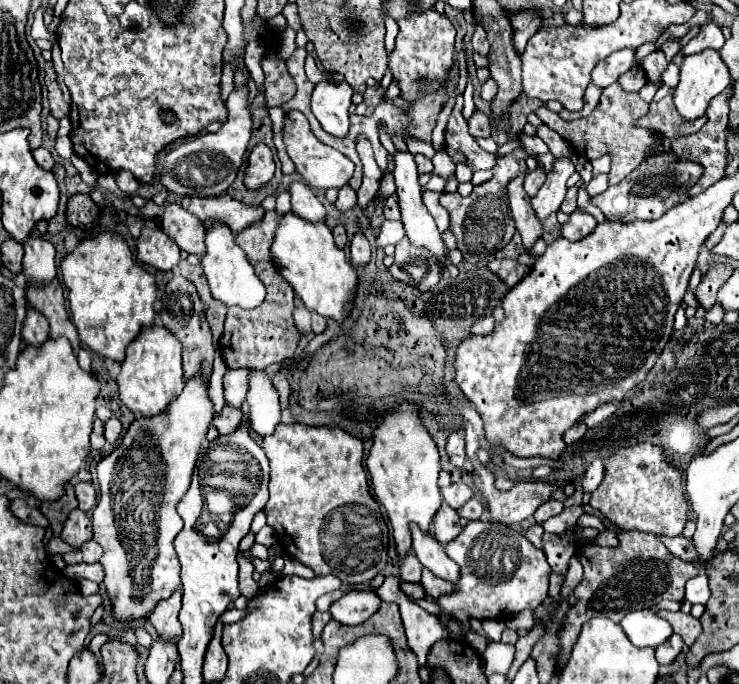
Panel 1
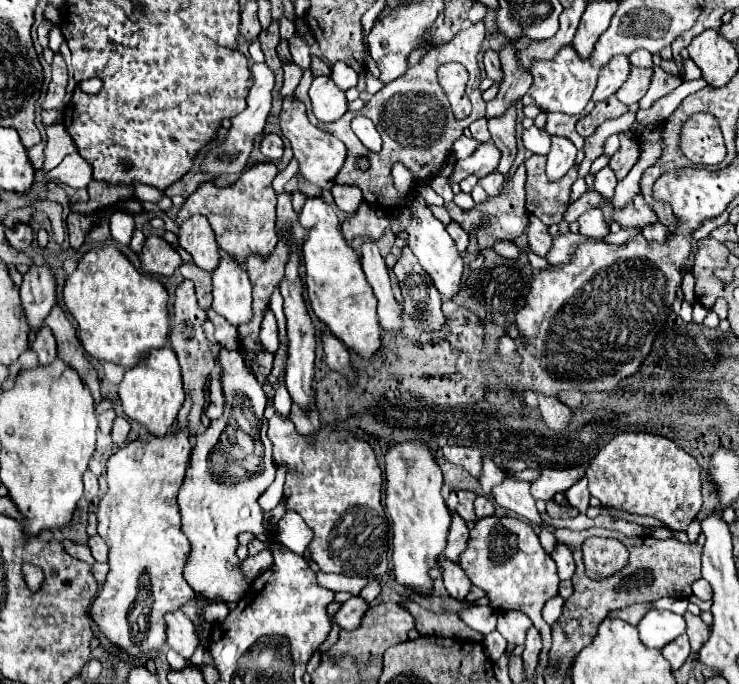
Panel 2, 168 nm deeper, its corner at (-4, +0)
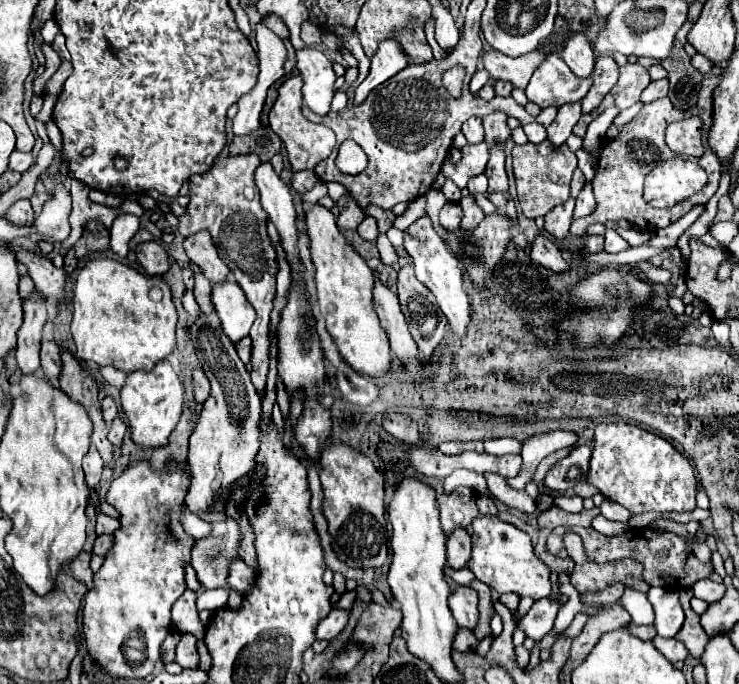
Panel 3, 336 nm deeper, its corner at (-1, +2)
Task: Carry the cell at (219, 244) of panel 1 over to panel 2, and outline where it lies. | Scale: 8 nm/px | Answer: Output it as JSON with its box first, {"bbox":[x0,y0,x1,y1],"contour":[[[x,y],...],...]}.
{"bbox":[212,252,252,326],"contour":[[[220,252],[220,264],[216,266],[216,270],[212,272],[212,308],[224,316],[230,324],[238,326],[242,322],[248,322],[252,318],[252,282],[248,272],[242,268],[242,264],[238,264],[232,256],[228,256],[226,252]]]}

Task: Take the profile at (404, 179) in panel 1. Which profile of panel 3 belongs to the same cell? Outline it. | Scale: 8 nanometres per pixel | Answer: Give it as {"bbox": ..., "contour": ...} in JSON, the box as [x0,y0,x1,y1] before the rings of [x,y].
{"bbox":[403,216,471,338],"contour":[[[427,216],[419,218],[417,222],[413,222],[413,224],[405,230],[405,244],[403,244],[403,246],[405,246],[405,250],[411,254],[411,258],[413,258],[413,262],[415,262],[415,276],[417,276],[417,280],[419,280],[421,284],[425,284],[425,286],[433,292],[433,296],[435,296],[435,300],[437,300],[441,312],[445,314],[445,318],[447,318],[447,322],[449,322],[451,332],[453,332],[457,338],[463,338],[465,332],[467,332],[467,326],[469,326],[471,318],[469,318],[469,298],[467,298],[467,292],[465,292],[465,288],[463,288],[461,260],[457,260],[457,258],[453,256],[453,252],[451,252],[449,246],[445,244],[445,240],[433,230],[431,220],[429,220]]]}

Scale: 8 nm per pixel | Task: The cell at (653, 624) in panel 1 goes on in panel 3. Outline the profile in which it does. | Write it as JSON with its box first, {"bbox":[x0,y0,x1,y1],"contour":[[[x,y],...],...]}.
{"bbox":[649,590,683,638],"contour":[[[649,590],[649,602],[655,608],[655,628],[663,638],[673,638],[683,624],[683,608],[677,590]]]}

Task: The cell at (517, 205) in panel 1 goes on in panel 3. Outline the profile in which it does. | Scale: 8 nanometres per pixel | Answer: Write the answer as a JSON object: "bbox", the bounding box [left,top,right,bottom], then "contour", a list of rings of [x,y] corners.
{"bbox":[531,238,569,274],"contour":[[[535,238],[531,244],[531,258],[555,274],[569,272],[569,264],[563,260],[557,244],[549,238]]]}

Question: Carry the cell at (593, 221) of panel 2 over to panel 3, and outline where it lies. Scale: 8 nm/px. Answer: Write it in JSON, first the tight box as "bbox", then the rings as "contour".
{"bbox":[575,182,597,218],"contour":[[[585,182],[585,186],[583,186],[583,190],[579,192],[579,196],[577,196],[577,204],[575,204],[575,218],[583,218],[583,216],[589,216],[593,210],[595,210],[595,206],[597,206],[597,202],[595,202],[595,198],[593,198],[593,188],[591,188],[591,184],[589,182]]]}

